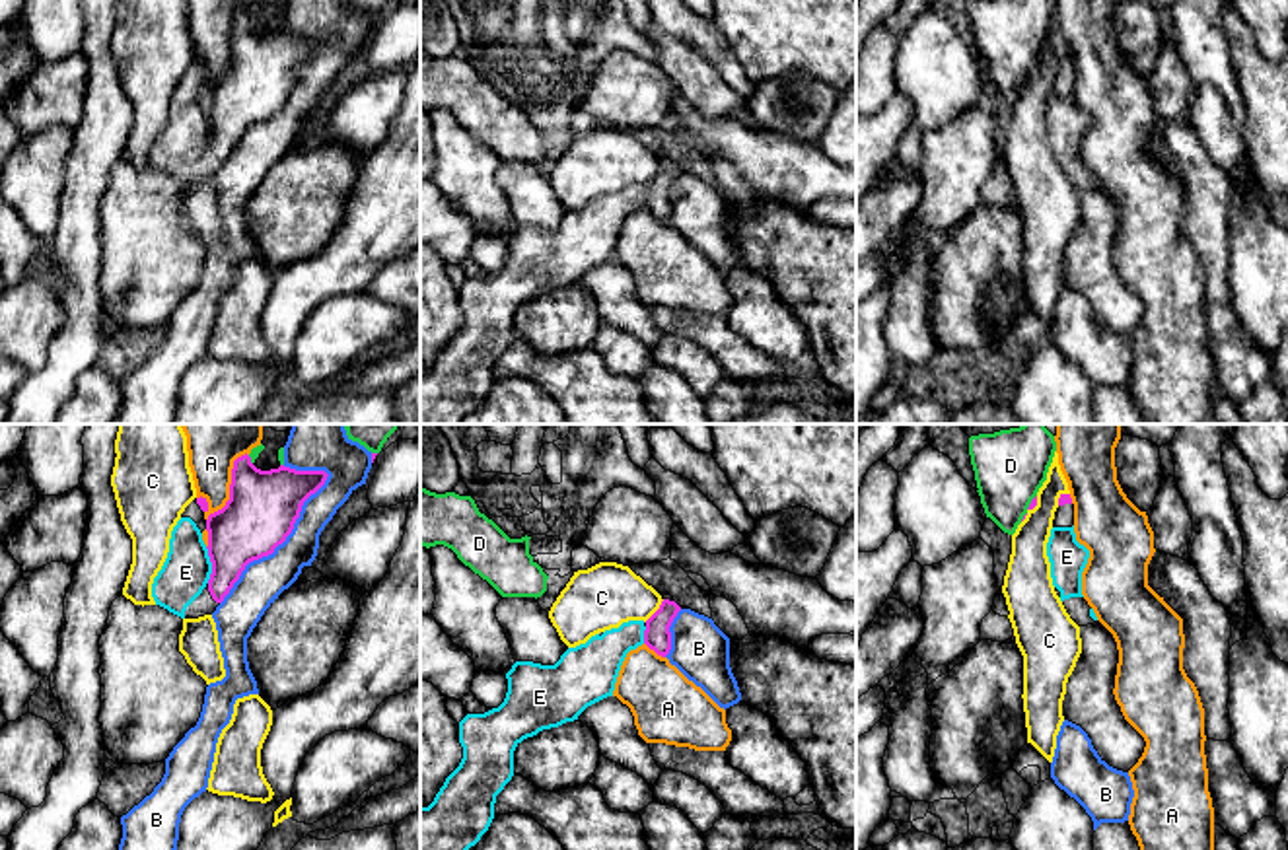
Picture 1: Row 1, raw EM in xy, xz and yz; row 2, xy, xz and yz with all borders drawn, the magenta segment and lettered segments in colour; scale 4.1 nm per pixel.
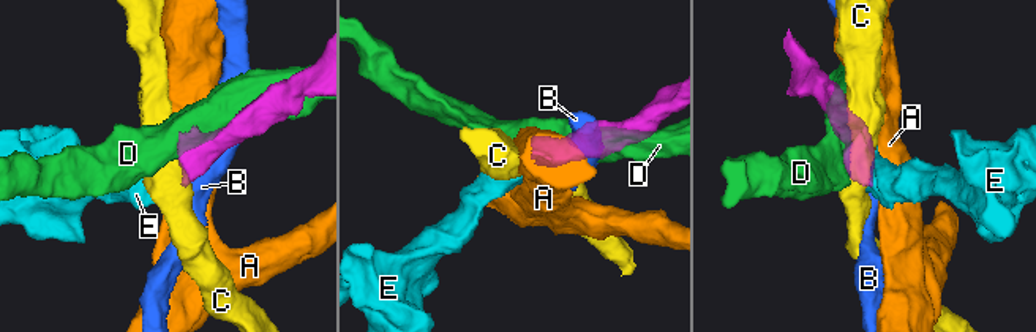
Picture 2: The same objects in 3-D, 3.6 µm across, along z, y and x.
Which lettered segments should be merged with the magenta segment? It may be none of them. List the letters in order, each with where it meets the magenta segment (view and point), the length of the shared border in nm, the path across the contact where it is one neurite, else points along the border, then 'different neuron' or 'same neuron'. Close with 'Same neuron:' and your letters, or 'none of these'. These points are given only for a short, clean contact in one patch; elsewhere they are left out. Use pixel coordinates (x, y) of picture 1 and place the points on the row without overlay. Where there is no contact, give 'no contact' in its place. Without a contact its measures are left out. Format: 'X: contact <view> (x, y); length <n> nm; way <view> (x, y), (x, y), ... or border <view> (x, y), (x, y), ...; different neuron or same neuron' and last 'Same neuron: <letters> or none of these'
A: contact xy (230, 51); length 340 nm; different neuron
B: contact xy (281, 107); length 700 nm; different neuron
C: contact xz (656, 176); length 130 nm; different neuron
D: contact yz (1032, 67); length 80 nm; different neuron
E: contact xy (213, 129); length 150 nm; way xy (253, 86), (213, 129), (193, 129), (185, 137); same neuron
Same neuron: E

